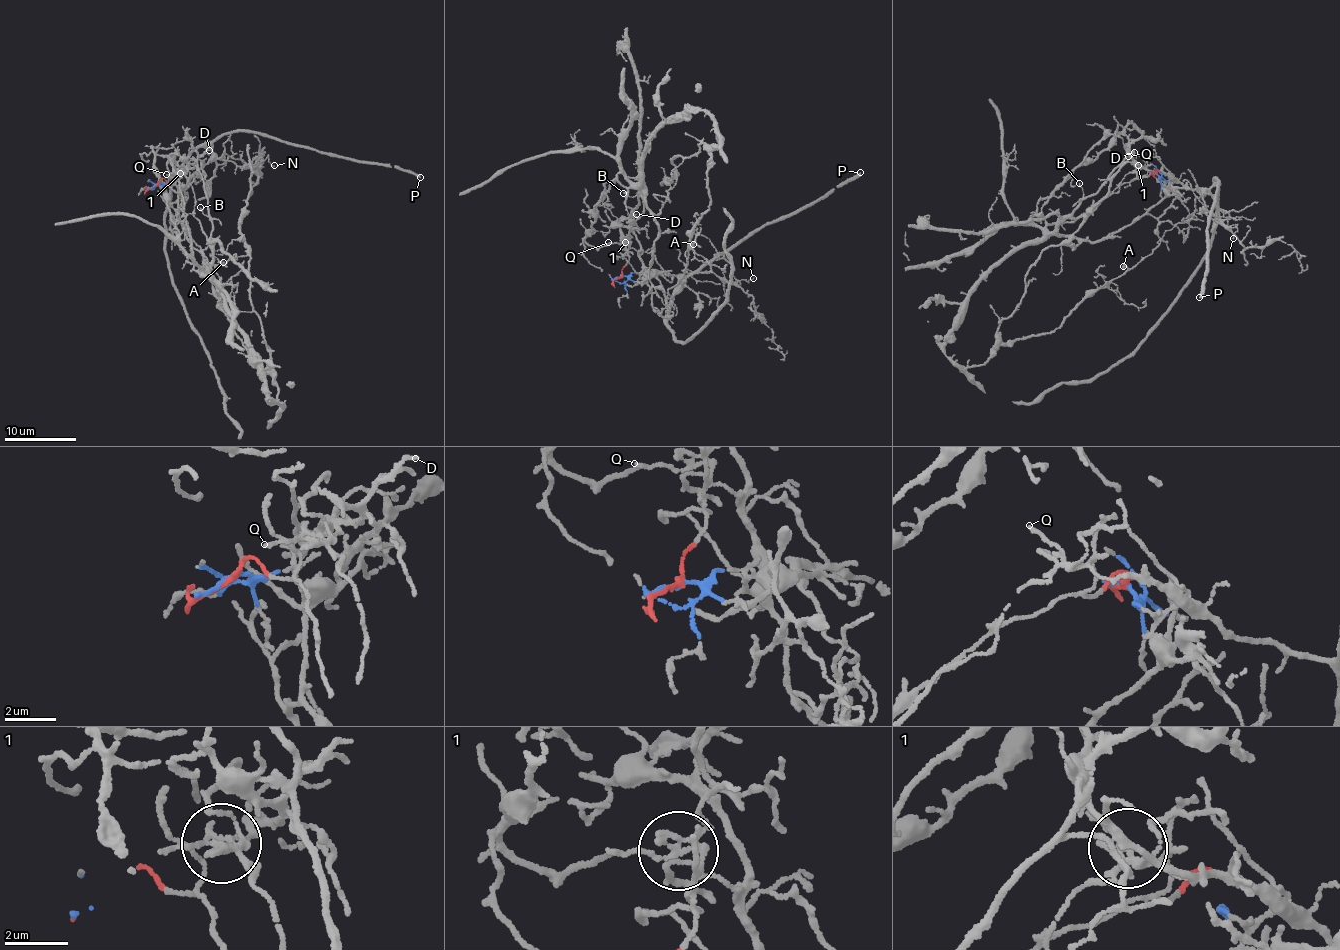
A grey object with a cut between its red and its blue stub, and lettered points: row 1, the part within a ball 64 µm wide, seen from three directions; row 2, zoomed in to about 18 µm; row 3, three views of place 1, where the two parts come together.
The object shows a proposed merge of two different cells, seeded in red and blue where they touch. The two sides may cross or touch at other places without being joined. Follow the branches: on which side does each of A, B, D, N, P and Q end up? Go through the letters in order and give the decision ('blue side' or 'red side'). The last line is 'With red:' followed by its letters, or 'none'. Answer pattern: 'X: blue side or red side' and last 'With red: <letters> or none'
A: red side
B: red side
D: blue side
N: blue side
P: blue side
Q: red side
With red: A, B, Q

